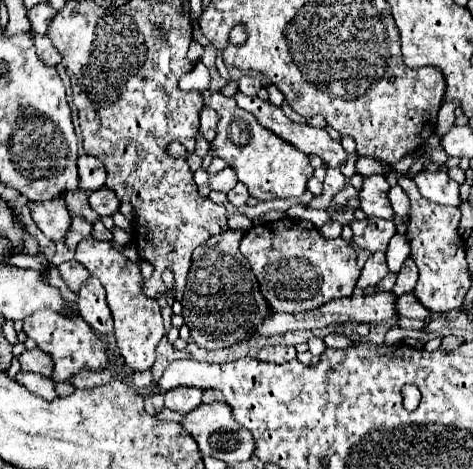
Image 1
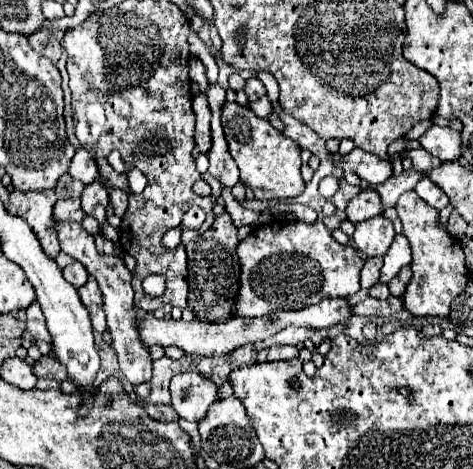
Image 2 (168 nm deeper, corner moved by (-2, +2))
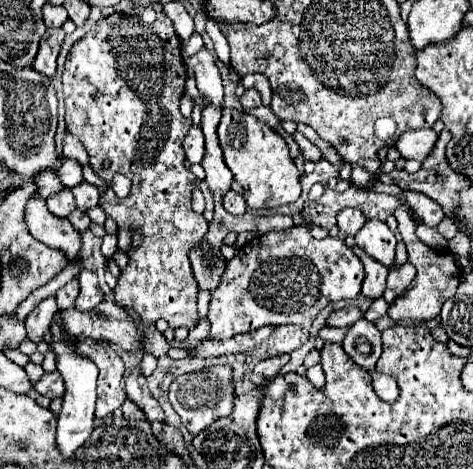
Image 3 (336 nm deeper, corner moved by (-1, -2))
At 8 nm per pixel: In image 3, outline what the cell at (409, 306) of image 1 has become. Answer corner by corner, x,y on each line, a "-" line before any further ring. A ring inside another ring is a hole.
349,305
349,307
345,307
345,309
339,309
339,311
333,311
329,317
327,317
327,321
325,321
325,325
327,327
351,327
357,319
361,319
363,317
363,311
359,309
359,307
355,307
355,305

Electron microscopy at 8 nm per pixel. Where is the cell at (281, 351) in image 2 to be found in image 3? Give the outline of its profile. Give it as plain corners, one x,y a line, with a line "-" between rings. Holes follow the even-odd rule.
285,353
285,355
271,357
271,359
263,359
263,361
259,361
259,363
255,365
253,373
255,373
255,375
261,375
261,377
265,377
265,379
275,377
275,375
279,373
279,369
281,369
287,361
289,361
289,355
287,355
287,353

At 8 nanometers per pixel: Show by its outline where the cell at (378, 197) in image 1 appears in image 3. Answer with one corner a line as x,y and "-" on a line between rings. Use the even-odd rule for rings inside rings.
343,209
337,213
337,227
345,235
355,235
365,225
365,215
359,209

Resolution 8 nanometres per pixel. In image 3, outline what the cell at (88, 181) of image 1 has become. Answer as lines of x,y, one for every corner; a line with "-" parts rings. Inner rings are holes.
63,157
63,163
61,163
59,171
57,171
57,177
59,177
59,181
61,181
65,187
71,189
71,187
75,187
77,183
83,181
81,165
79,165
75,159
67,159
67,157

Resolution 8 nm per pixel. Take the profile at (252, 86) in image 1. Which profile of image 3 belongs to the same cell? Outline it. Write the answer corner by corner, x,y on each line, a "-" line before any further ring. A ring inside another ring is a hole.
247,89
243,95
241,95
241,105
245,109
251,109
251,107
259,107
261,105
261,97
259,97
259,91
255,89

